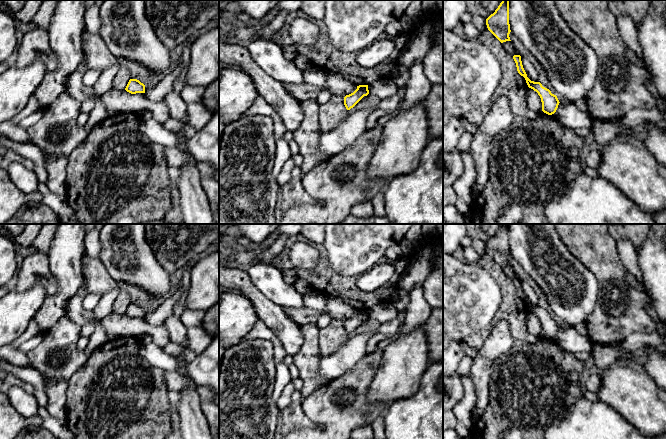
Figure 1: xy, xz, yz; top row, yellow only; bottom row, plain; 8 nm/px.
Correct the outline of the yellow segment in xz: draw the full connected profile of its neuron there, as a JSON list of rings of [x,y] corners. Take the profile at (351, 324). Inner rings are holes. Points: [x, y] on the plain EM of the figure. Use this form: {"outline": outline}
{"outline": [[[359,309],[357,313],[344,321],[344,329],[347,334],[353,332],[364,320],[369,318],[368,309]]]}

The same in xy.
{"outline": [[[130,303],[125,314],[131,318],[145,317],[145,309],[137,303]]]}

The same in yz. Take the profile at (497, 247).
{"outline": [[[502,224],[493,238],[486,243],[488,254],[501,266],[511,265],[509,258],[509,224]]]}

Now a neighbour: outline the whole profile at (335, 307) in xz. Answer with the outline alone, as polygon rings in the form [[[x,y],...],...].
[[[335,295],[326,296],[326,305],[323,310],[313,310],[310,308],[291,308],[282,306],[282,310],[299,326],[307,323],[316,323],[322,313],[326,313],[332,319],[346,320],[357,313],[346,301]]]

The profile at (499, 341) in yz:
[[[506,321],[498,322],[490,333],[486,335],[482,349],[478,352],[477,356],[473,359],[473,364],[470,370],[470,376],[476,388],[477,400],[473,406],[475,412],[471,415],[471,420],[474,424],[479,423],[489,406],[489,380],[491,371],[495,360],[507,353],[513,346],[513,335],[510,325]]]

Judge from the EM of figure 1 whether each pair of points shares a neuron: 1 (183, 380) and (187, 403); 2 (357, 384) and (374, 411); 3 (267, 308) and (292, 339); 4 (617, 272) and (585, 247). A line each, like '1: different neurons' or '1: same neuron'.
1: different neurons
2: same neuron
3: same neuron
4: same neuron

